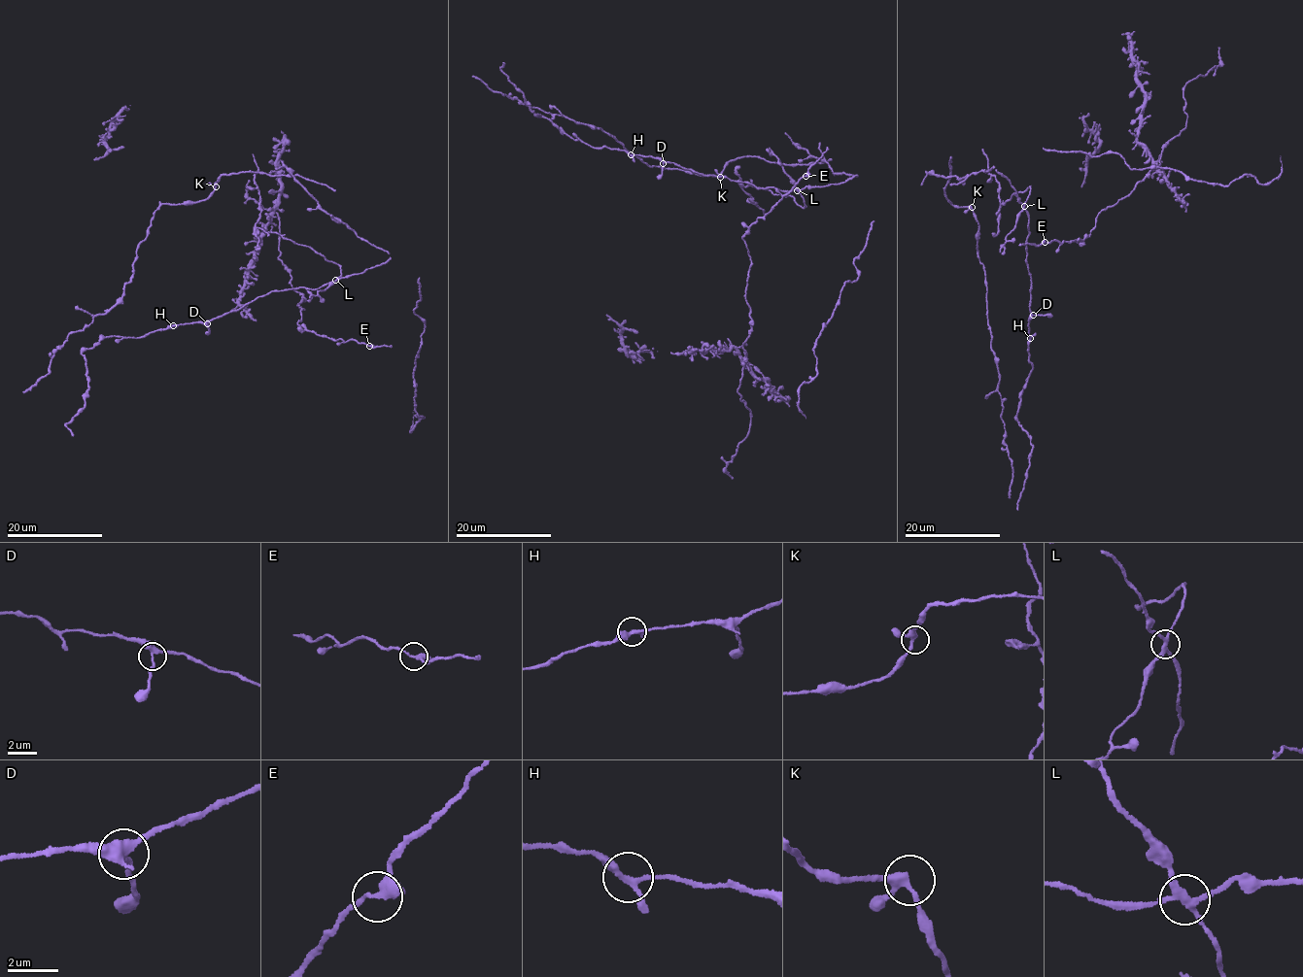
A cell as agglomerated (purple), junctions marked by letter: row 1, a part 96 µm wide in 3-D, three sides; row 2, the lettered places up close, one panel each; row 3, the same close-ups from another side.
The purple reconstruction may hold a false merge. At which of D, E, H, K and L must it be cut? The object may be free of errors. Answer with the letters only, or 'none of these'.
L

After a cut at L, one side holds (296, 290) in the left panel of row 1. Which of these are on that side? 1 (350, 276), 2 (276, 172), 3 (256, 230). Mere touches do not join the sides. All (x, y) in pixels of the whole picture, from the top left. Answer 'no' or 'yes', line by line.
1: yes
2: yes
3: no

